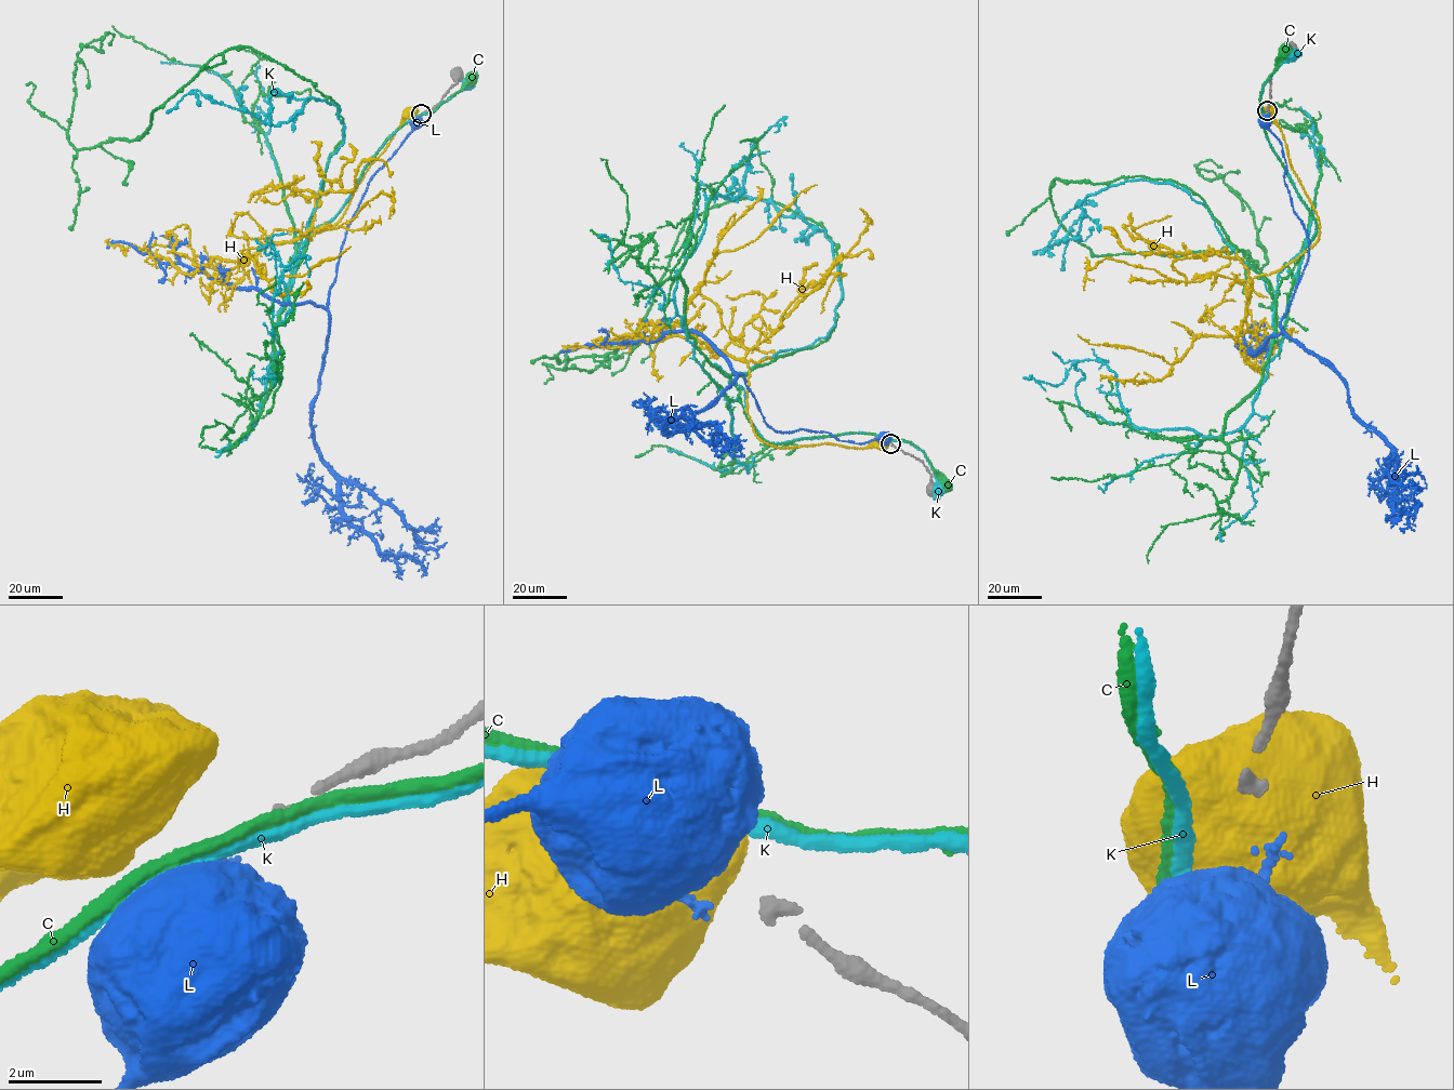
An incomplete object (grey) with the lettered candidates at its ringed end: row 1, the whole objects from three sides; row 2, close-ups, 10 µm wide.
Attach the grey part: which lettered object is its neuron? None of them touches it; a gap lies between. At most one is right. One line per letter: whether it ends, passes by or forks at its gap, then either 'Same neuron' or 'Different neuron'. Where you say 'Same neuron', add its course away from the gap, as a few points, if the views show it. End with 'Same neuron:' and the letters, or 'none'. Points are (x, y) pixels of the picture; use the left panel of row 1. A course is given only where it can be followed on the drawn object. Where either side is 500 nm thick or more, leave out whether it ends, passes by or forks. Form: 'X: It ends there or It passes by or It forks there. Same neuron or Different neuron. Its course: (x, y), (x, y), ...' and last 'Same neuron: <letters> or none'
C: It passes by. Different neuron
H: Different neuron
K: It passes by. Different neuron
L: It ends there. Different neuron
Same neuron: none

